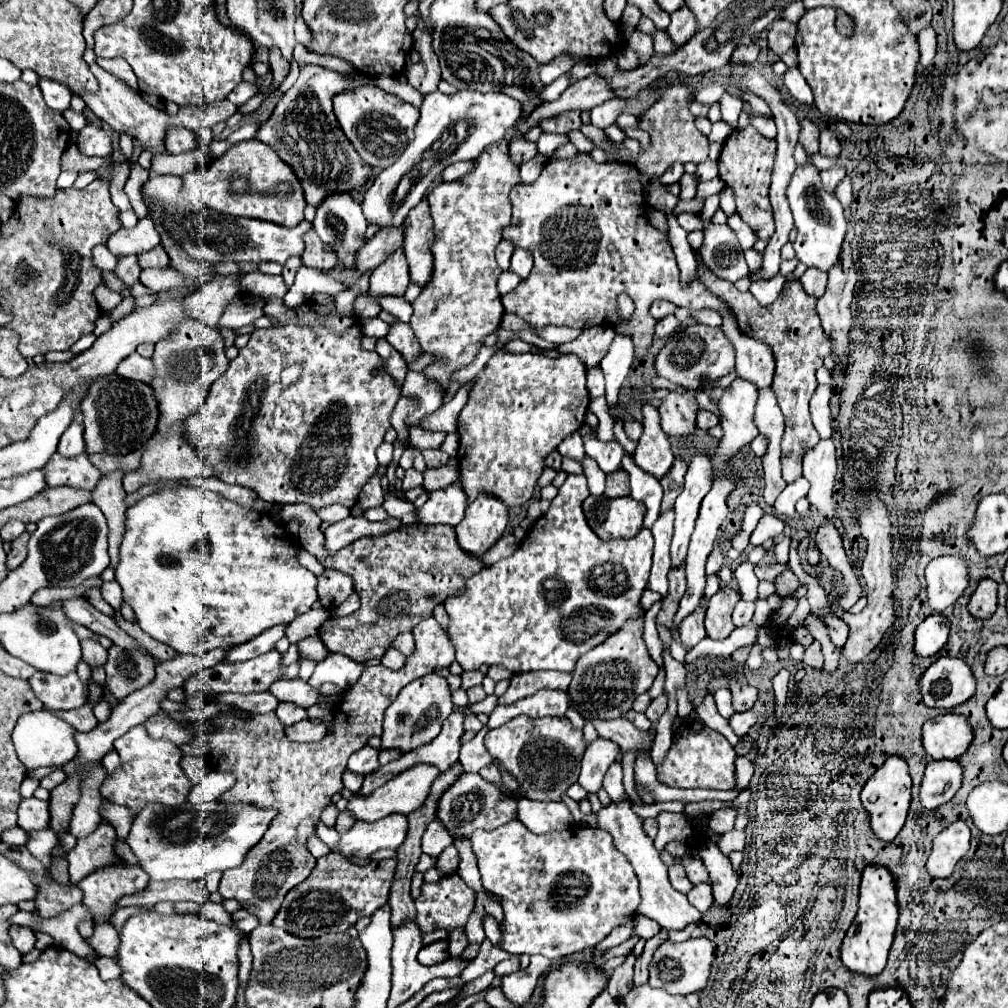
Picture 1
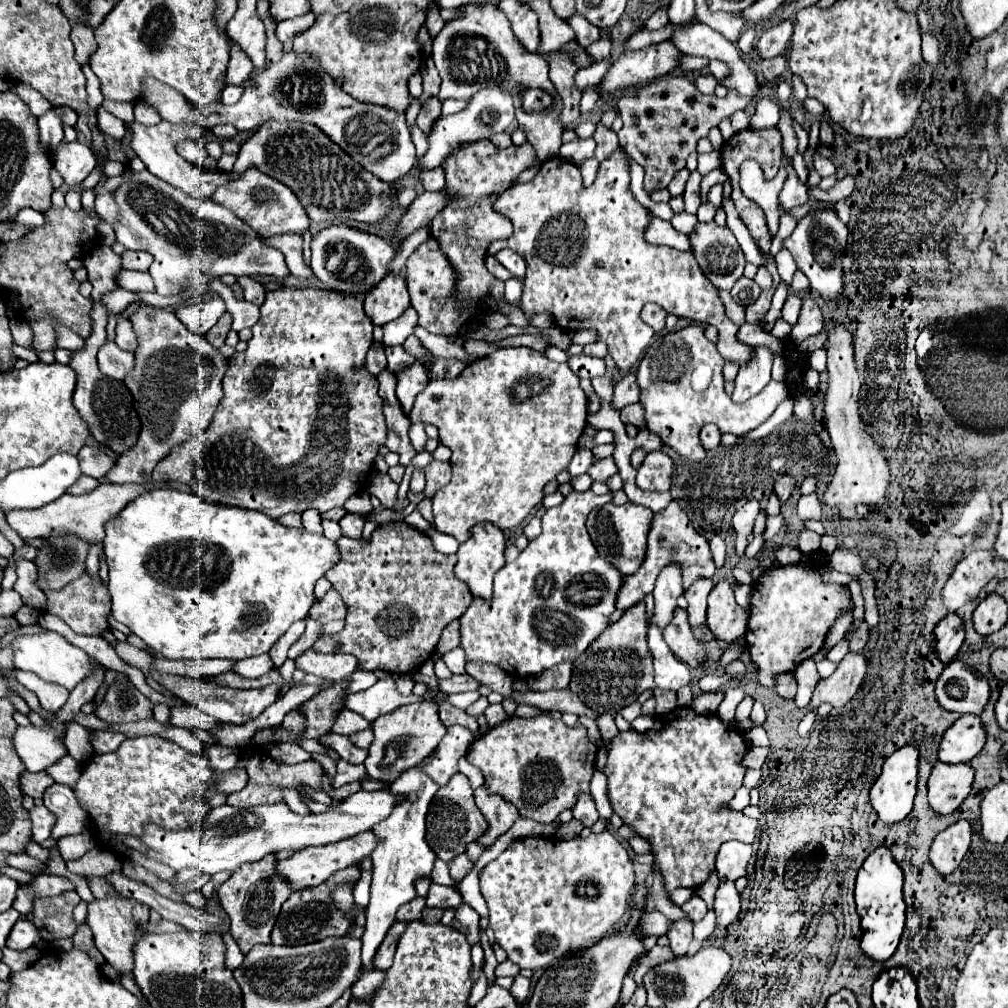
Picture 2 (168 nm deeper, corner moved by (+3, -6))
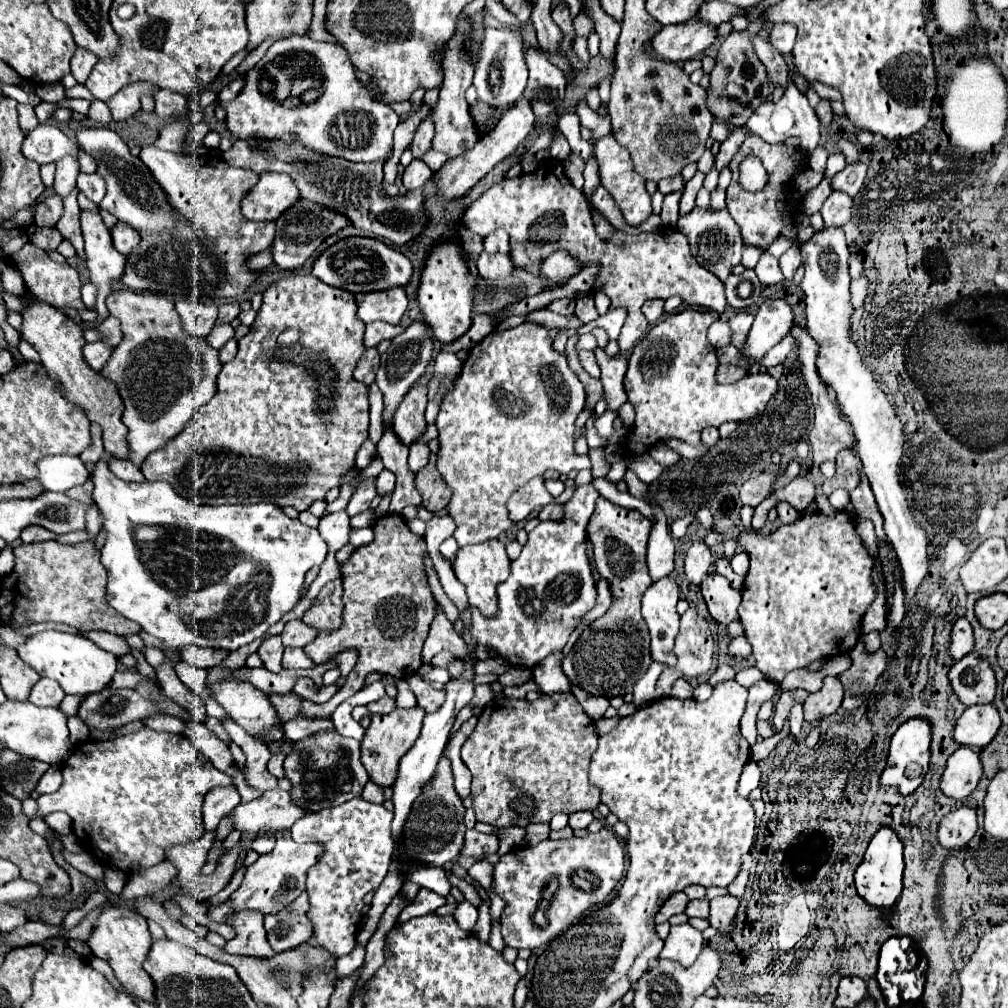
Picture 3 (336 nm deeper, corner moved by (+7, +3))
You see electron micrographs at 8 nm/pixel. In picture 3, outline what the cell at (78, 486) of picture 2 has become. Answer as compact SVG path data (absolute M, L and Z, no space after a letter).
M88 478L84 484L70 488L66 494L68 494L70 498L80 500L80 502L92 502L92 490L94 490L94 482L92 482L92 478Z

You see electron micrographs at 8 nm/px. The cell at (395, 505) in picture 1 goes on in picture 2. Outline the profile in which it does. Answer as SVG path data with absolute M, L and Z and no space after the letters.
M360 493L360 495L348 497L346 503L344 503L344 509L348 513L370 513L372 505L370 505L370 499L368 499L368 493Z

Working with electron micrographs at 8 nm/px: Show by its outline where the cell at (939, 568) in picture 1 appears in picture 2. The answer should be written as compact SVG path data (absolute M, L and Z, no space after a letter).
M976 551L964 557L942 589L942 597L950 613L974 601L980 591L998 575L994 555L990 551Z

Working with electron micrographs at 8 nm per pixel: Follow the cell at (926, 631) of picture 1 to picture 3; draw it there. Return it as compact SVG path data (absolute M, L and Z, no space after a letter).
M962 616L954 622L952 632L950 632L950 654L954 660L964 658L964 654L972 652L972 628L968 620Z

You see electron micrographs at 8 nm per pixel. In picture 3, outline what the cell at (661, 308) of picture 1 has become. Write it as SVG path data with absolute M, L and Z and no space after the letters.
M648 300L648 302L644 302L642 312L644 312L644 316L646 316L646 320L650 324L654 324L656 320L662 318L662 314L664 314L662 306L664 306L664 300Z

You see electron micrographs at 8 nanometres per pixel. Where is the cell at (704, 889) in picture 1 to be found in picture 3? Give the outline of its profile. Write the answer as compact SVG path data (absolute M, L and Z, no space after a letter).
M702 898L702 900L690 900L684 912L686 912L688 916L708 918L708 898Z

